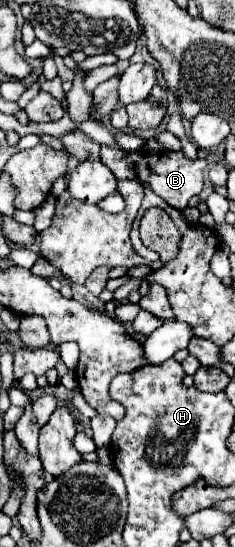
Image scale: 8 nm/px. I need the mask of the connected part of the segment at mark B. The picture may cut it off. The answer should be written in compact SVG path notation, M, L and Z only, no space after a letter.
M105 144L101 146L101 162L107 164L119 180L135 180L149 186L157 196L177 210L185 210L189 198L203 190L203 170L207 166L205 160L189 160L183 152L151 152L147 146L137 152L125 152Z

